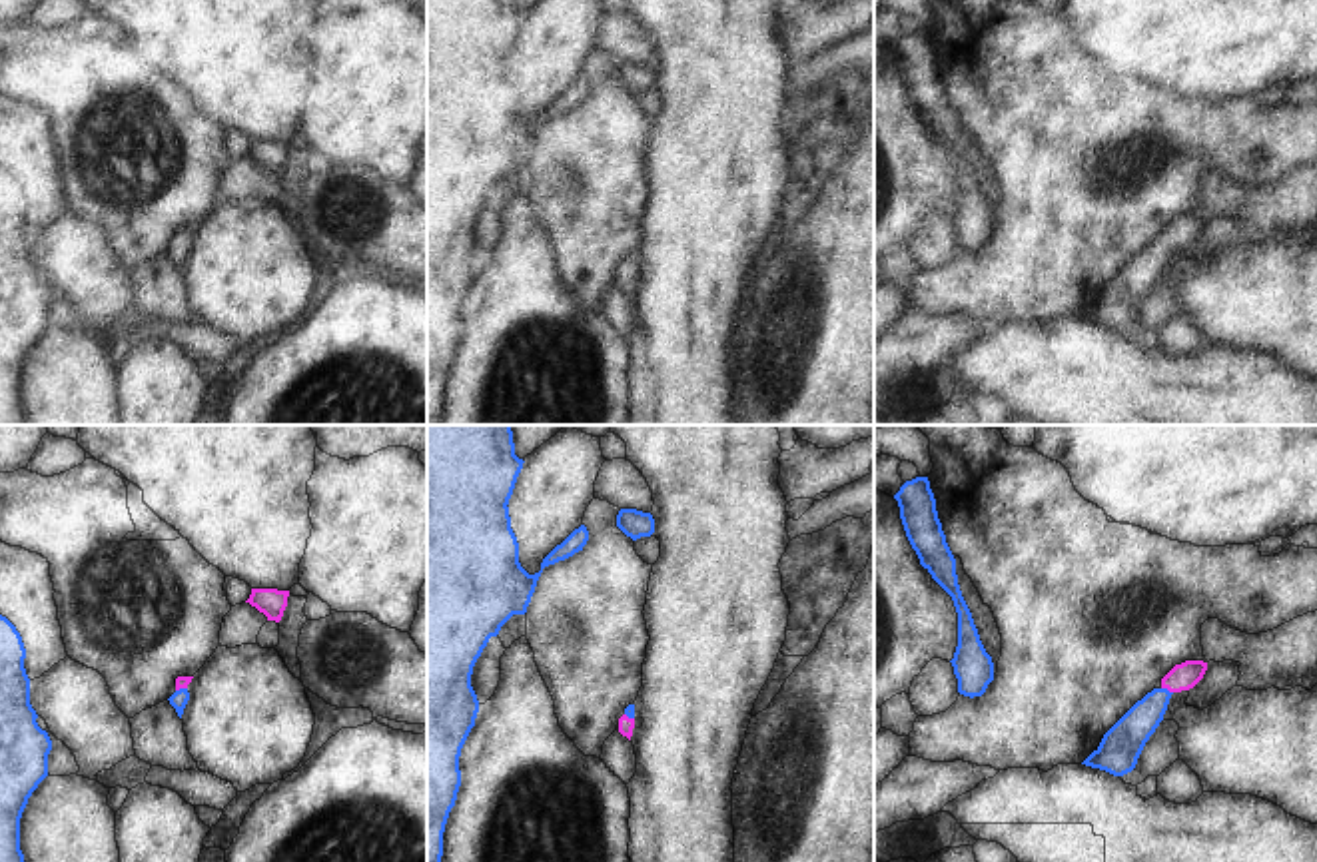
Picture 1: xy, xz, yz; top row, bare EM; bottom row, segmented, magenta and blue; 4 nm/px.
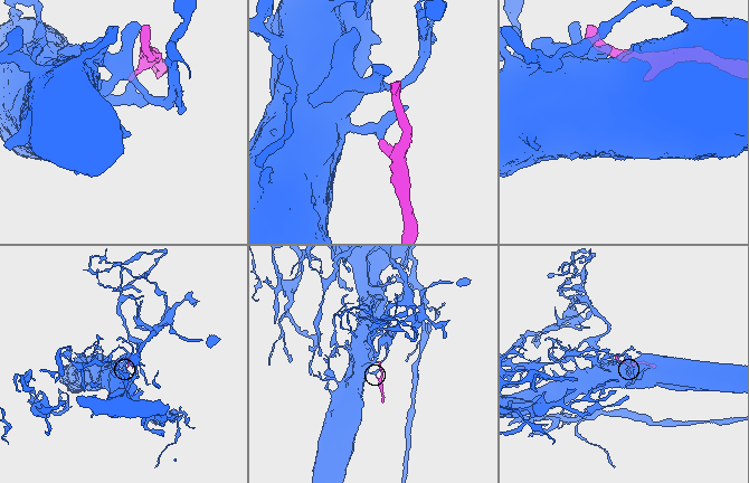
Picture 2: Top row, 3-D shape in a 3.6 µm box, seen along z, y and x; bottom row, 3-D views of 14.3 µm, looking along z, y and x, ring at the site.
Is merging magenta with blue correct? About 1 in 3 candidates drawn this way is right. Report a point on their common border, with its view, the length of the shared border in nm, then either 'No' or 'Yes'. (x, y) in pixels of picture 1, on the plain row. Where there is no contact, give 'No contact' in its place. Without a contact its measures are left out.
Touches magenta at yz (1168, 242). Shared border 50 nm. Yes

